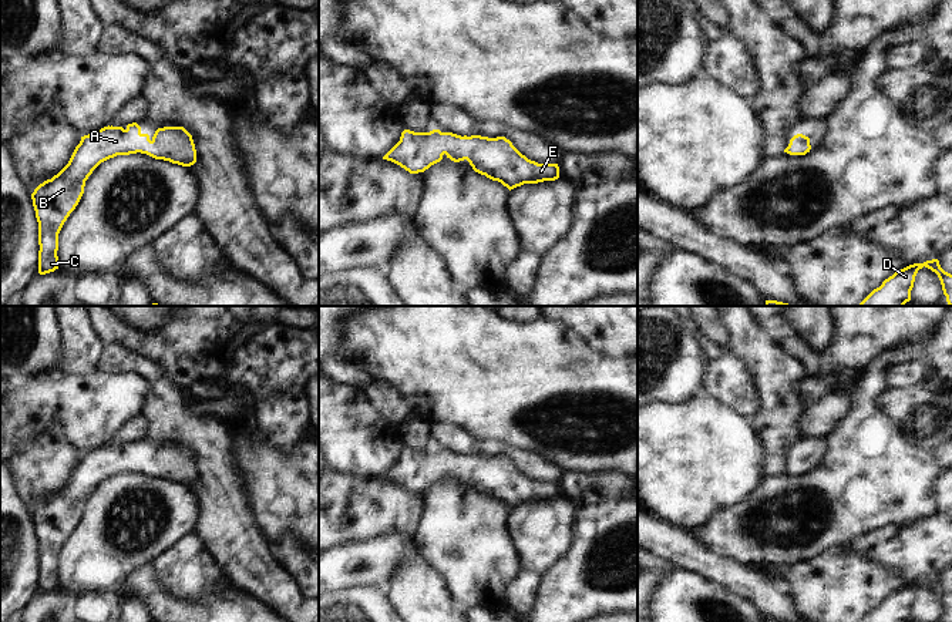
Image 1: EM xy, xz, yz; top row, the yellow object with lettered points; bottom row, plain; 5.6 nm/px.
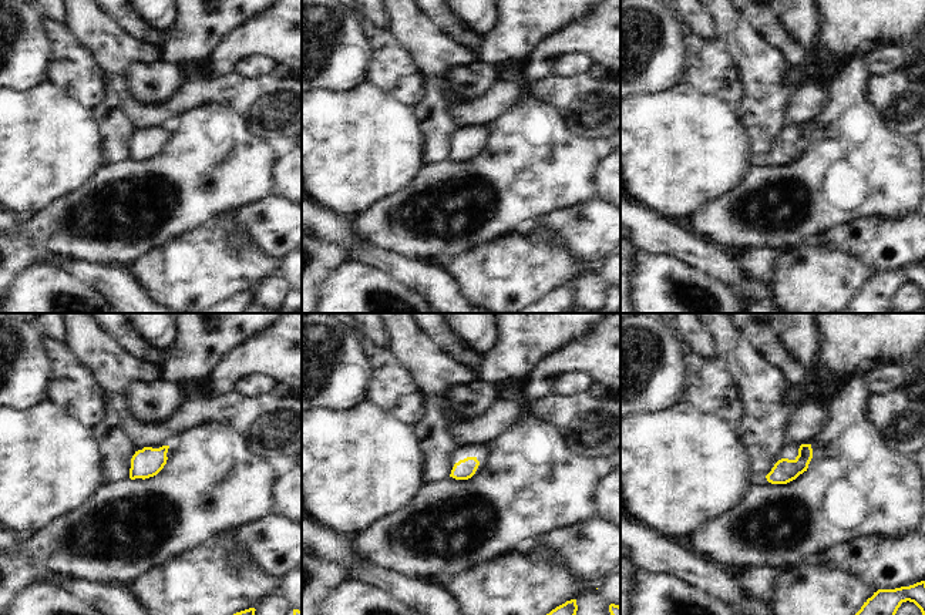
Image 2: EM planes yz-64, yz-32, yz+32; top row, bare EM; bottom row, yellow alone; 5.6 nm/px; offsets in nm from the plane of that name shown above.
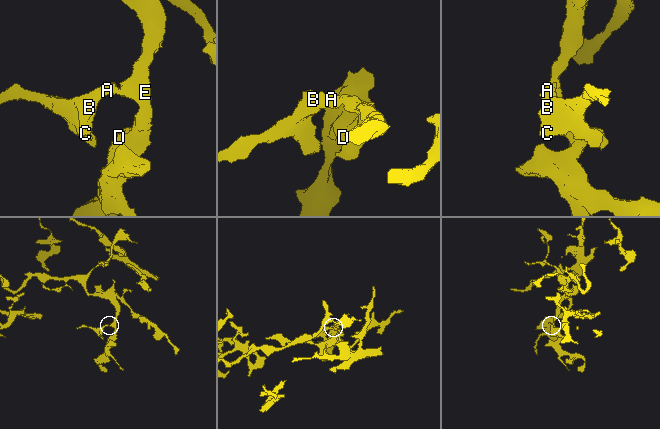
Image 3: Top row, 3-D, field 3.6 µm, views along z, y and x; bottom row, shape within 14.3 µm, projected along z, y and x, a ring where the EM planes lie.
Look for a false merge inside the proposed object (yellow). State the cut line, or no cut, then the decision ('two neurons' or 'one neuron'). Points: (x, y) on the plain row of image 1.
no cut | one neuron

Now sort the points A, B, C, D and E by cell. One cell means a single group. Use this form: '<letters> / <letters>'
A B C D E

